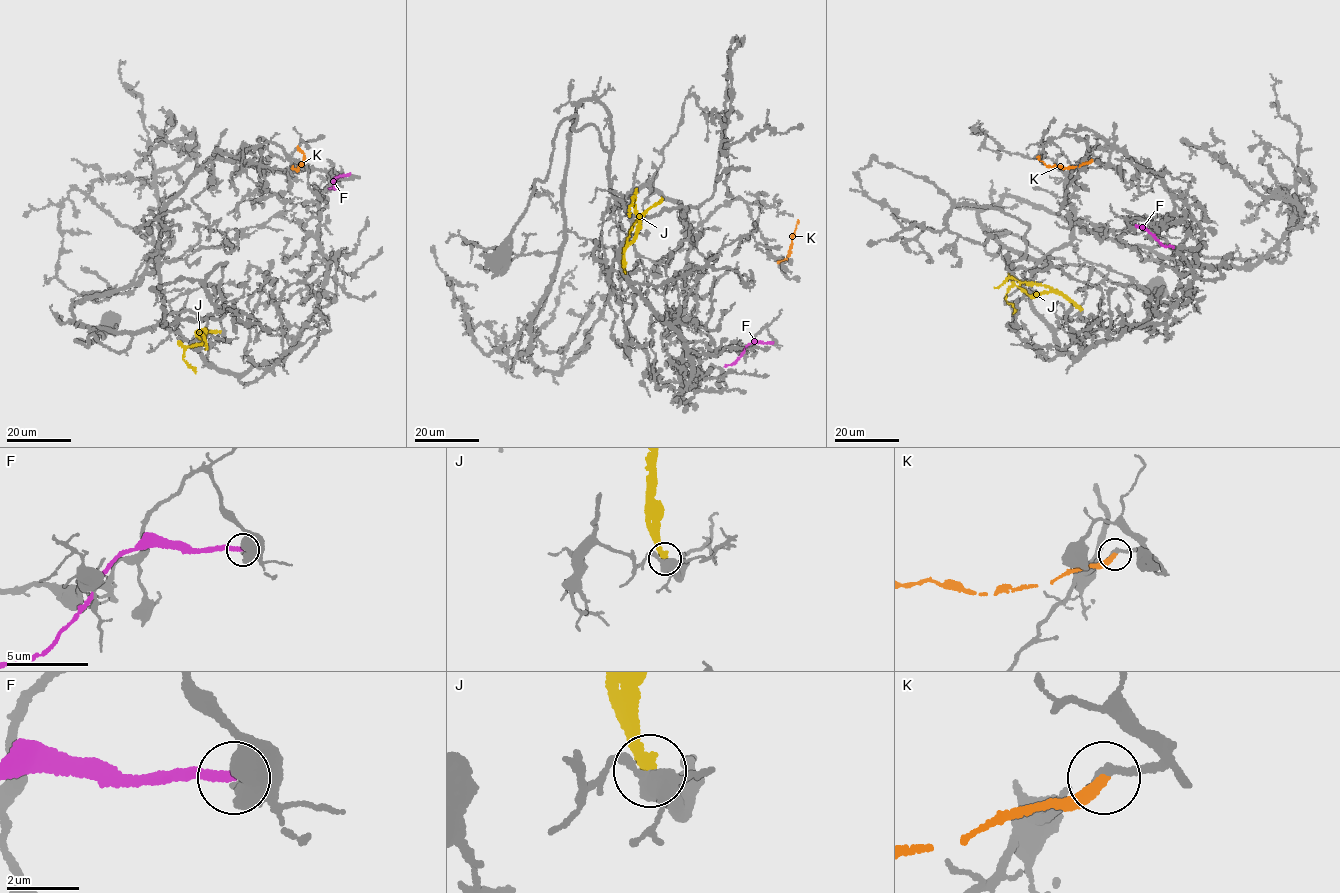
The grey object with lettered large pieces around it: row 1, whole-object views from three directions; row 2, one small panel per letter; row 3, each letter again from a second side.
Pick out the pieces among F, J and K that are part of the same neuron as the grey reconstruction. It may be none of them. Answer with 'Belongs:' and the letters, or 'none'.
Belongs: none

